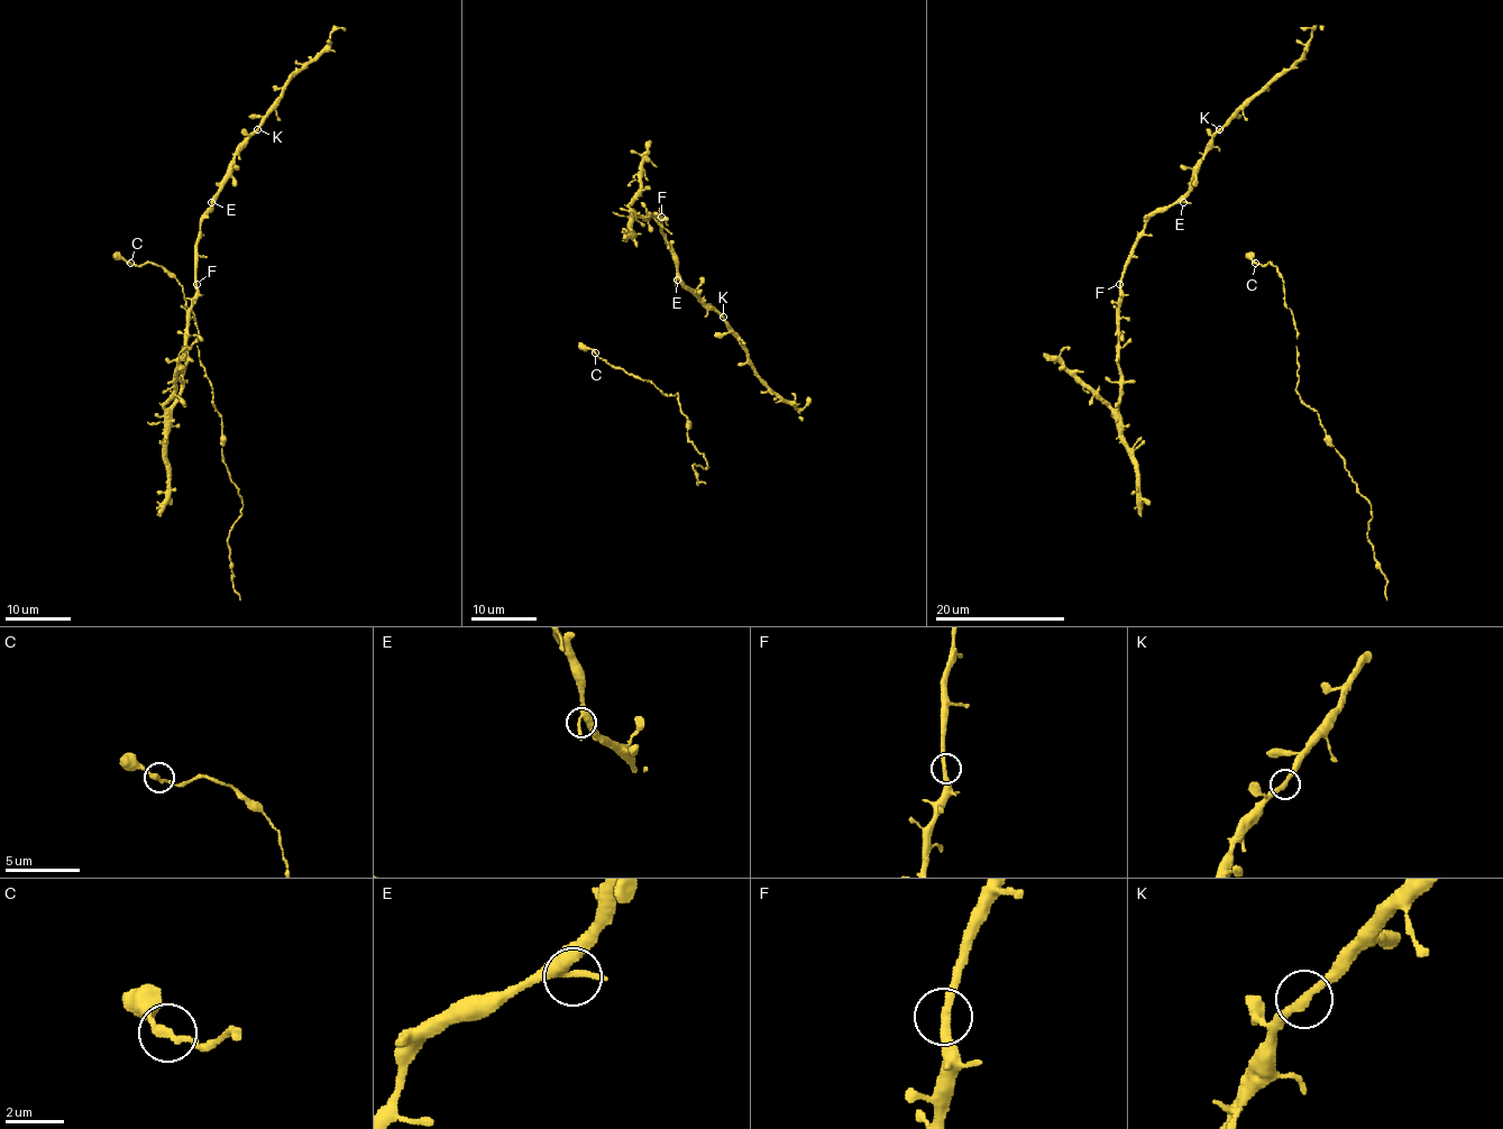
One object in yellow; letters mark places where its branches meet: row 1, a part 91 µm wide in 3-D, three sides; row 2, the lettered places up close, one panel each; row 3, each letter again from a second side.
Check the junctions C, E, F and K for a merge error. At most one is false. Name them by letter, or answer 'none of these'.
none of these

